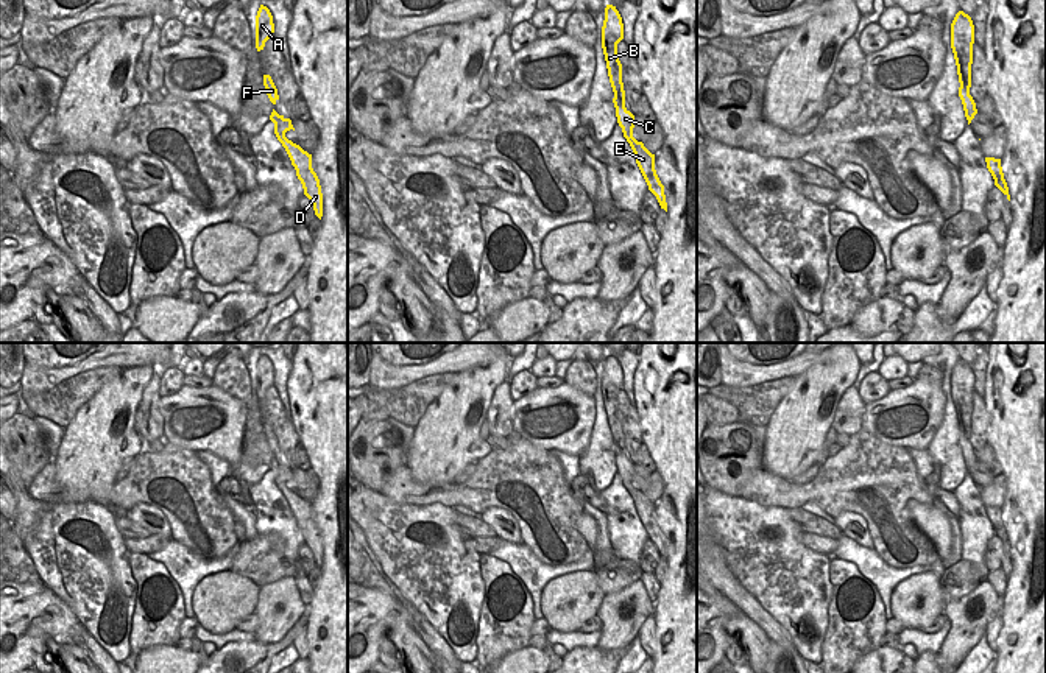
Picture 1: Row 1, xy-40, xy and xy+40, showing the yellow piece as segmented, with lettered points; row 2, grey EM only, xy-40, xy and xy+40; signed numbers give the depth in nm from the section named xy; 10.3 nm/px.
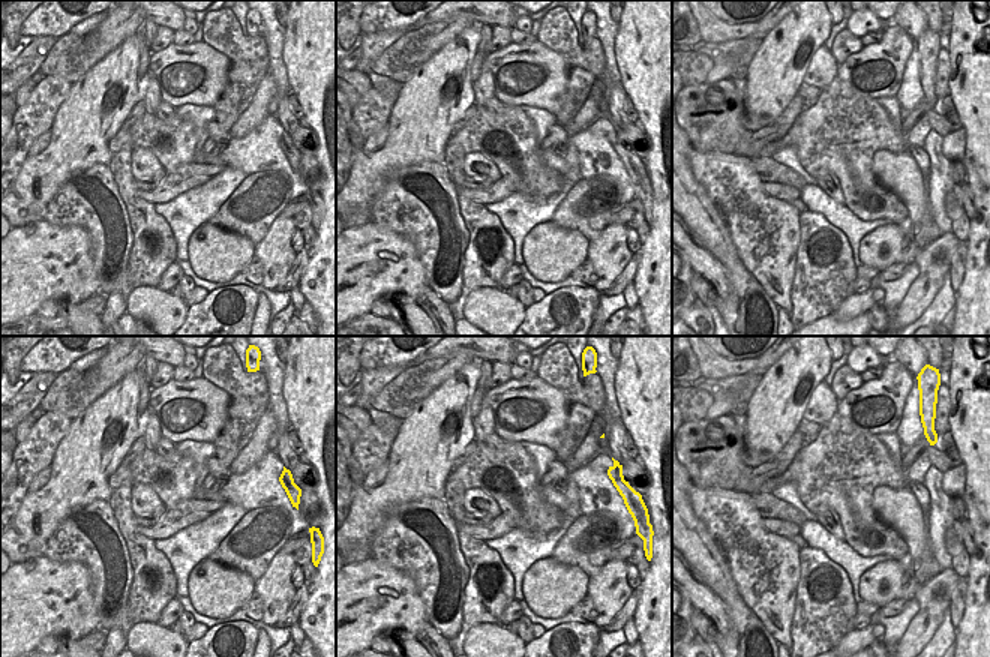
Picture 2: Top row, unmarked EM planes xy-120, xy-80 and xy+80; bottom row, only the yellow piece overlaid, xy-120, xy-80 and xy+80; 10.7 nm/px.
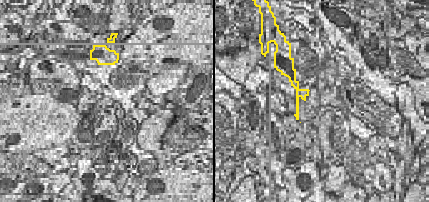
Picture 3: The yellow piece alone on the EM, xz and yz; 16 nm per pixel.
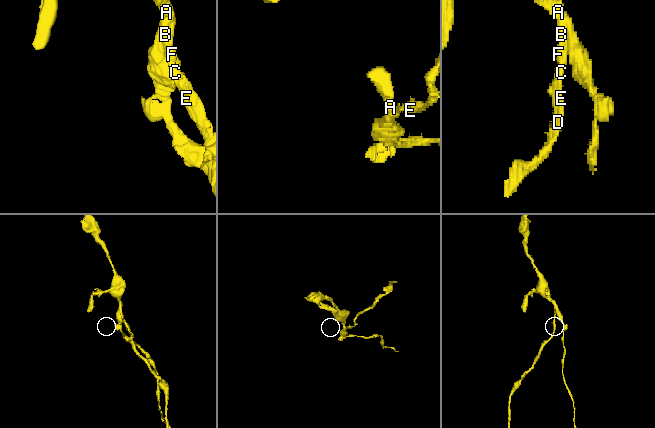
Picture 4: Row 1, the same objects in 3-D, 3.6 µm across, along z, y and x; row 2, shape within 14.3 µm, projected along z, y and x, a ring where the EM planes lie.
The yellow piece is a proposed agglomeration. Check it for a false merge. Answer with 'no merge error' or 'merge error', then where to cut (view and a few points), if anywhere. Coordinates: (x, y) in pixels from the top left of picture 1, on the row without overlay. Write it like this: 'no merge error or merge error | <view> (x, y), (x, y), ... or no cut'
merge error | xy (614, 441), (624, 452)

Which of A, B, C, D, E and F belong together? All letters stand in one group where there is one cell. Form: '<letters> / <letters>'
A B F / C D E

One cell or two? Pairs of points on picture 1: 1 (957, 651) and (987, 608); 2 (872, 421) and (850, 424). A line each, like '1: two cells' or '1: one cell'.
1: one cell
2: two cells

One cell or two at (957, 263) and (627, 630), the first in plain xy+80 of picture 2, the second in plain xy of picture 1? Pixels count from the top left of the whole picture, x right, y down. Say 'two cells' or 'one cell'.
two cells

